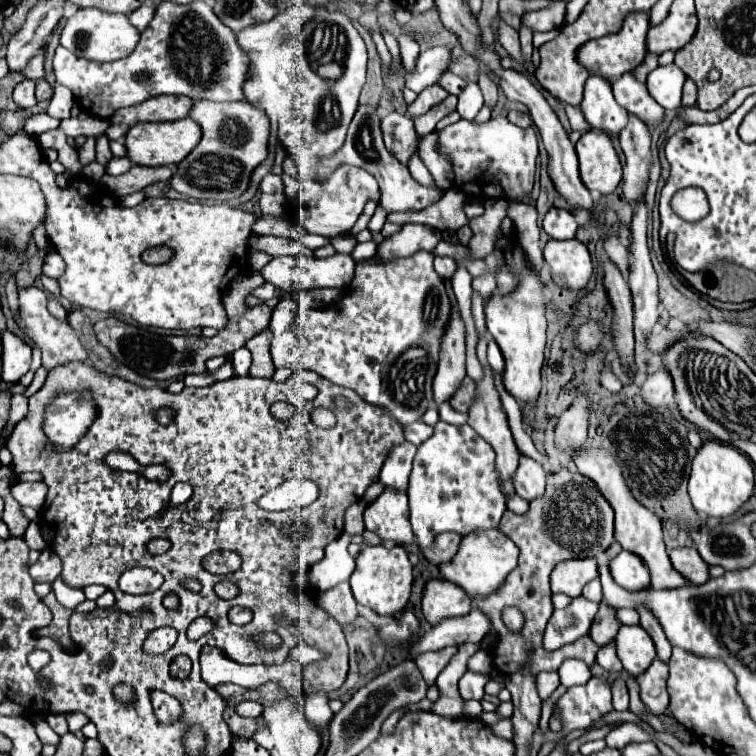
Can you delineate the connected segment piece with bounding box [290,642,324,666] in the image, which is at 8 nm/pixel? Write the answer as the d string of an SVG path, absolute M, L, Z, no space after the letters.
M300 642L296 648L292 648L290 654L292 654L302 666L308 666L308 664L318 662L318 660L324 658L324 652L316 650L314 646L308 646L308 644L304 644L304 642Z

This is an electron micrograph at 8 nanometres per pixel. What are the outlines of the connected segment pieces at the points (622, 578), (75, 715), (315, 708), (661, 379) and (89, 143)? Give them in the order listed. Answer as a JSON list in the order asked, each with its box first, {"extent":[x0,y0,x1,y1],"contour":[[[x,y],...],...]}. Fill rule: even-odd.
[{"extent":[610,550,650,592],"contour":[[[626,550],[610,560],[610,574],[618,586],[624,586],[624,590],[636,592],[650,586],[650,572],[646,564],[636,554]]]},{"extent":[66,712,88,732],"contour":[[[72,712],[72,714],[66,714],[66,722],[72,732],[78,732],[84,724],[88,724],[88,716],[80,714],[80,712]]]},{"extent":[306,692,334,728],"contour":[[[312,692],[306,694],[306,716],[310,722],[314,722],[318,728],[324,728],[330,718],[334,716],[328,706],[328,694],[326,692]]]},{"extent":[642,366,674,408],"contour":[[[660,366],[660,370],[646,378],[646,382],[642,384],[642,396],[652,408],[660,408],[674,402],[672,376],[668,374],[668,370],[664,370],[664,366]]]},{"extent":[78,138,96,166],"contour":[[[86,138],[84,146],[78,150],[78,158],[80,158],[82,166],[94,162],[94,158],[96,158],[96,138]]]}]

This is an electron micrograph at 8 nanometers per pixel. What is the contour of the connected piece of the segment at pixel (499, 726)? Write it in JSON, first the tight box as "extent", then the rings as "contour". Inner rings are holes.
{"extent":[490,720,512,740],"contour":[[[500,720],[500,722],[492,724],[490,730],[492,730],[494,734],[500,734],[500,738],[508,738],[508,740],[512,738],[512,722],[510,722],[510,720]]]}

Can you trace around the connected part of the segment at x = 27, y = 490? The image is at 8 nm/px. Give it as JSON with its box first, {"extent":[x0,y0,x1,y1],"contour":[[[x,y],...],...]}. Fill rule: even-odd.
{"extent":[10,482,48,509],"contour":[[[16,482],[10,492],[20,506],[41,509],[48,488],[44,486],[44,482]]]}

